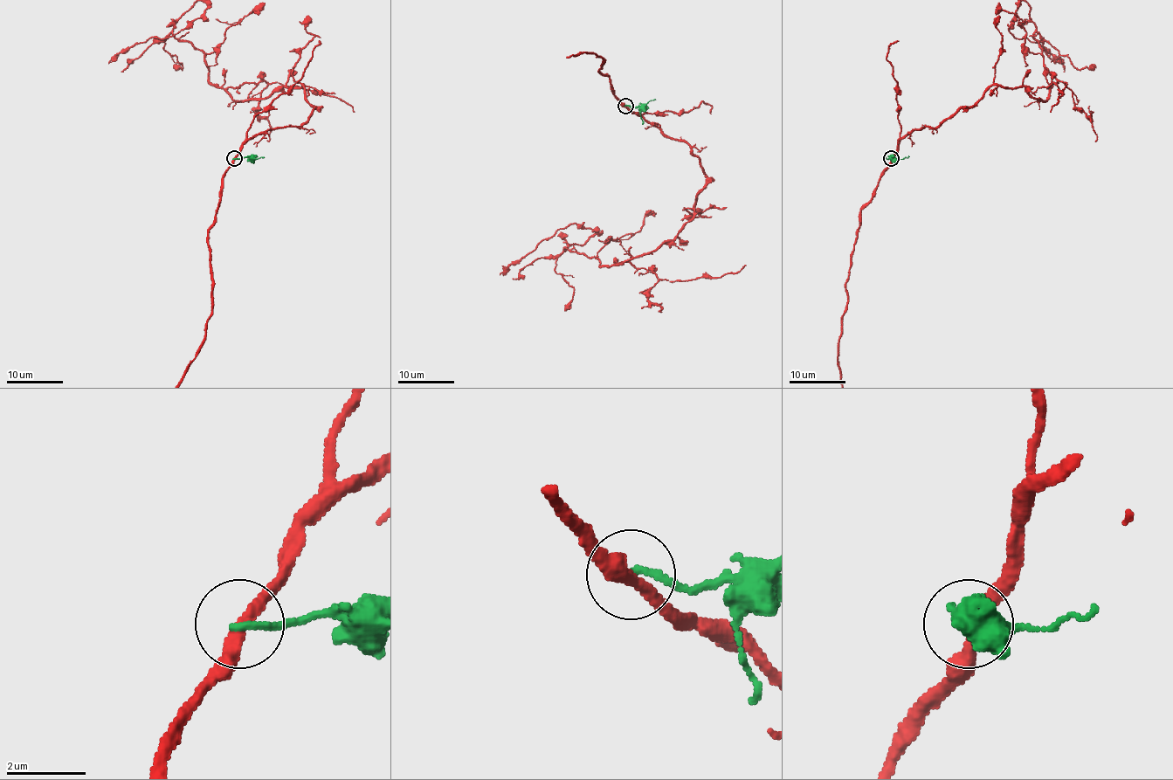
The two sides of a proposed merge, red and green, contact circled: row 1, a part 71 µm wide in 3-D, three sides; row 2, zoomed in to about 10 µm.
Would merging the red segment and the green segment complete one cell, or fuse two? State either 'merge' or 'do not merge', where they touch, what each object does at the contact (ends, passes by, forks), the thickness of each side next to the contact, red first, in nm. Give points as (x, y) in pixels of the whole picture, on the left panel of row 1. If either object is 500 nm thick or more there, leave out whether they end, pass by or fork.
do not merge | (234, 158) | red passes by | green ends | 300/180 nm

